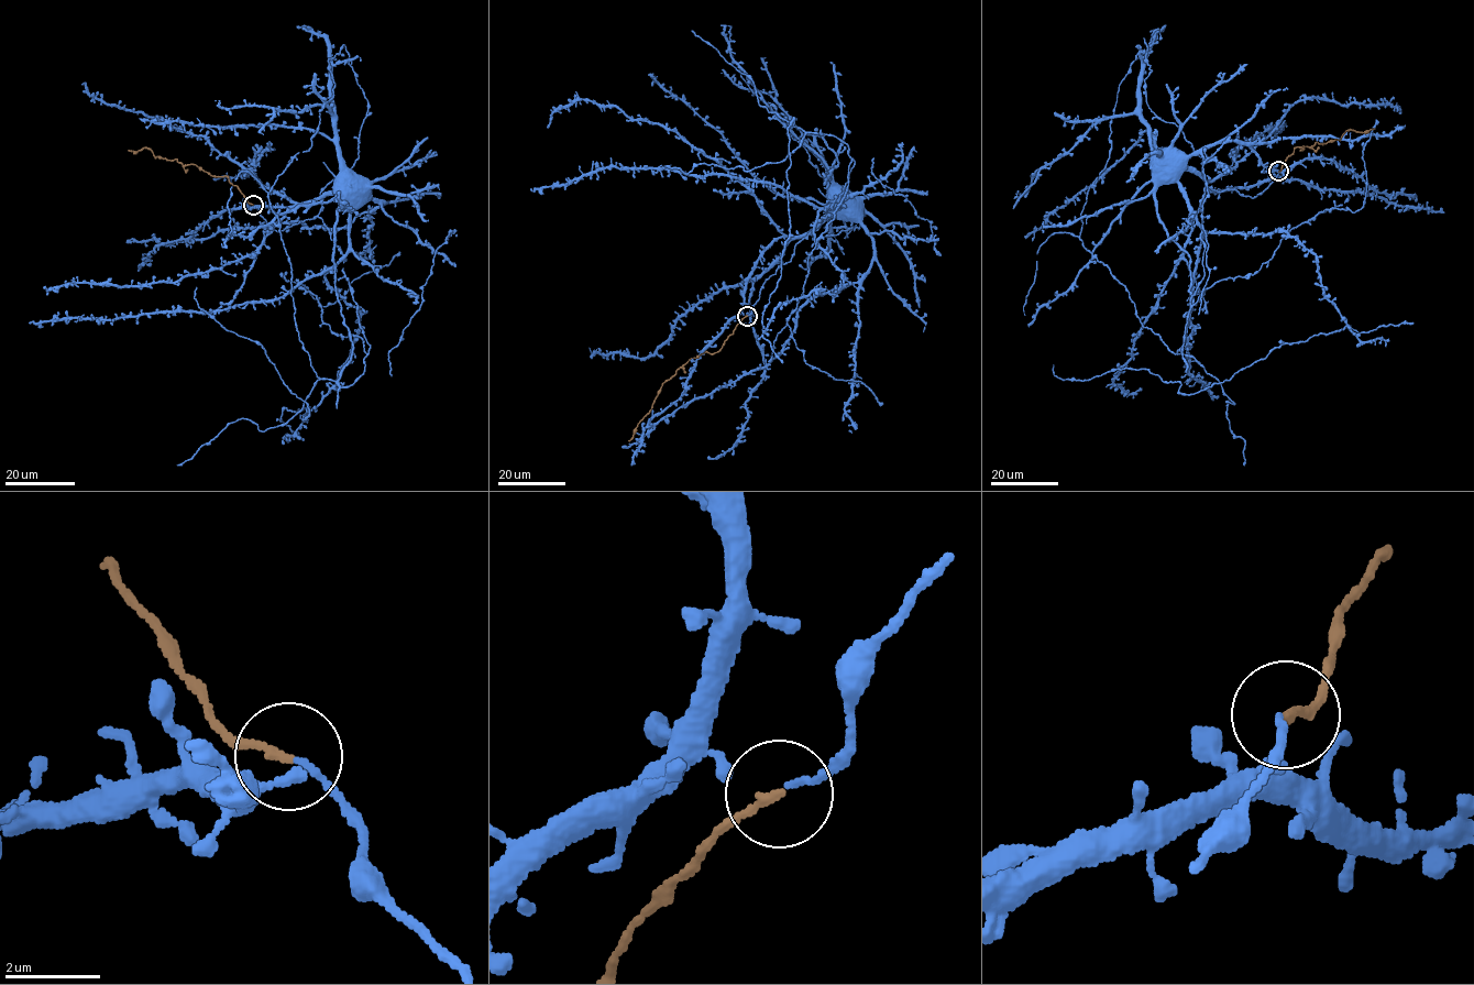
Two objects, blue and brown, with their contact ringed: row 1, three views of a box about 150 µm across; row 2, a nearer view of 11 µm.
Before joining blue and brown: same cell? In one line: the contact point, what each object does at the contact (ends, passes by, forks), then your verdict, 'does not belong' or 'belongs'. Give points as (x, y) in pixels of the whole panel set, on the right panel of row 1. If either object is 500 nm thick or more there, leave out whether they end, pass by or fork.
at (1278, 171); blue passes by; brown ends there; belongs

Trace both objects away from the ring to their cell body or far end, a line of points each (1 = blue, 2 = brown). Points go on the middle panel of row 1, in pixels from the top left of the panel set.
1: (747, 315), (807, 234), (817, 241), (851, 227), (858, 209), (859, 228), (847, 234), (832, 227), (834, 195)
2: (747, 316), (722, 348), (714, 353), (705, 351), (689, 359), (662, 384), (652, 407), (628, 441)

